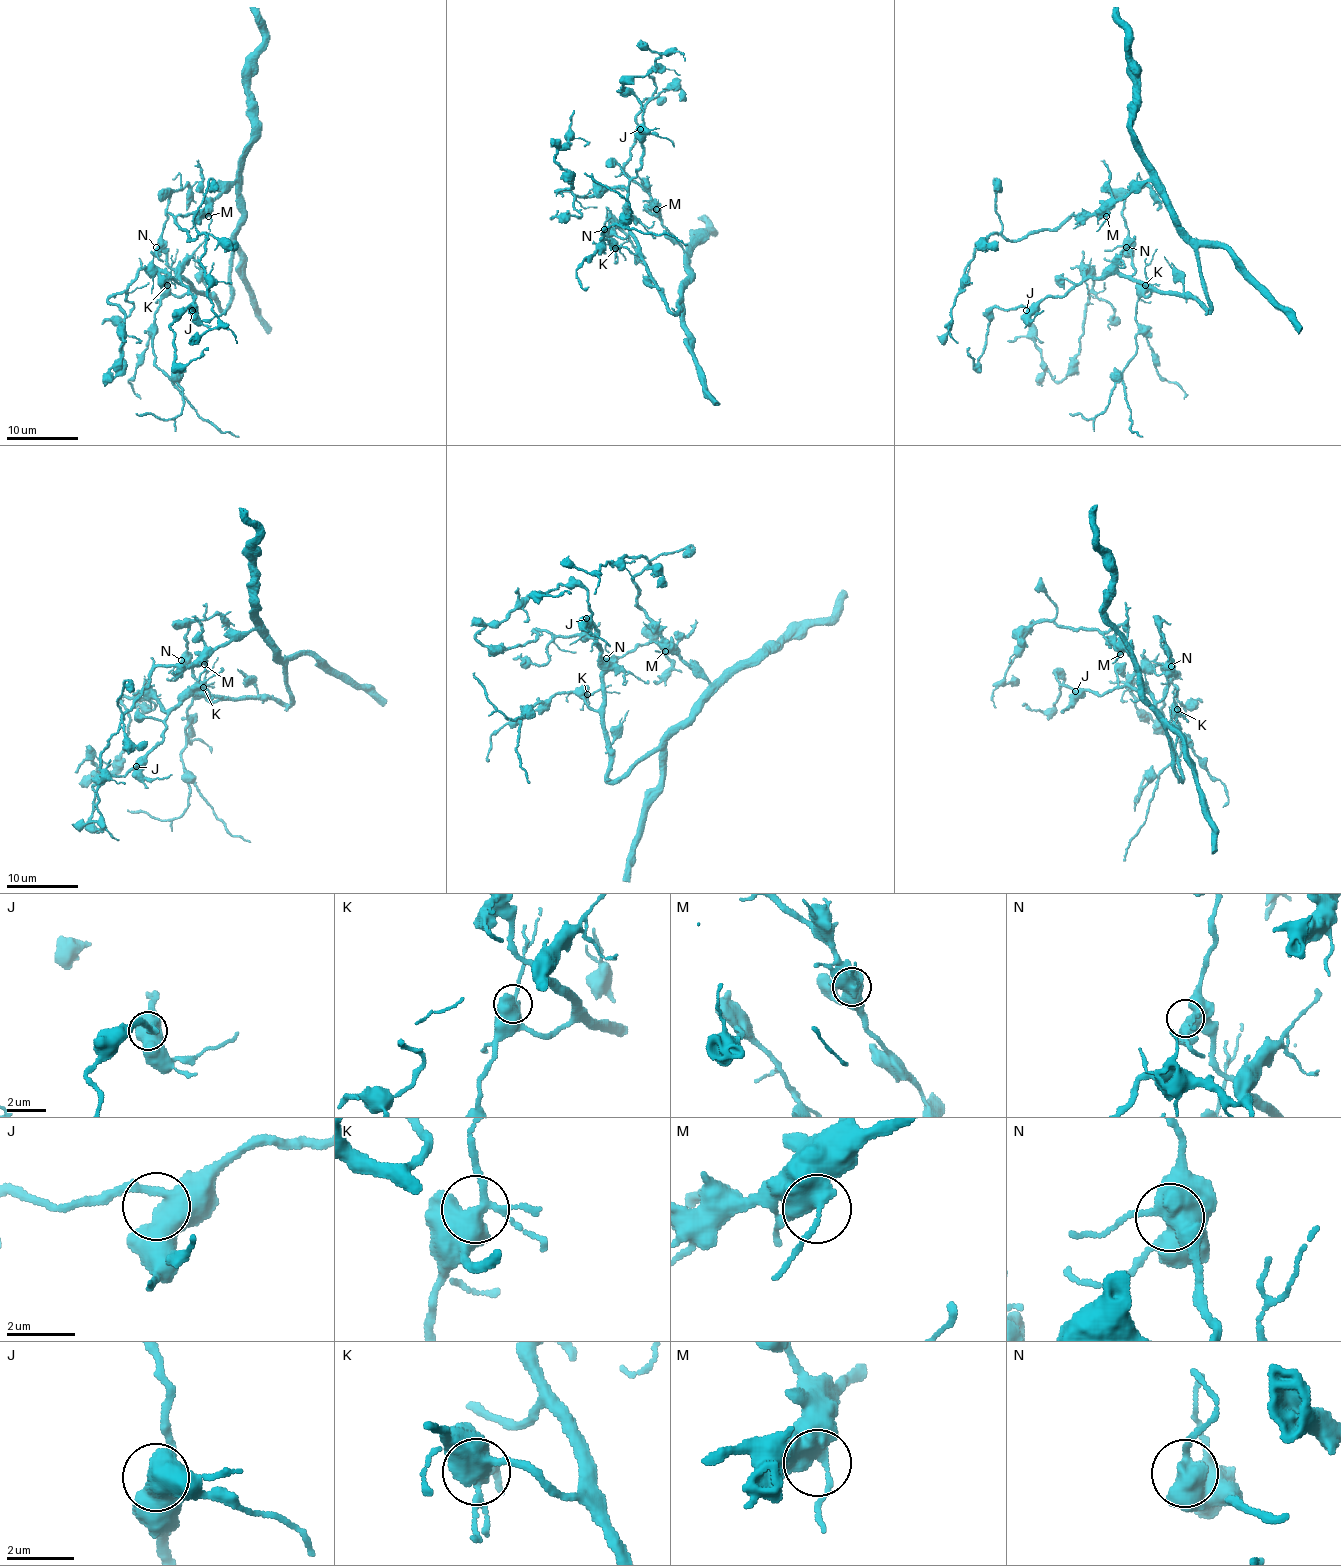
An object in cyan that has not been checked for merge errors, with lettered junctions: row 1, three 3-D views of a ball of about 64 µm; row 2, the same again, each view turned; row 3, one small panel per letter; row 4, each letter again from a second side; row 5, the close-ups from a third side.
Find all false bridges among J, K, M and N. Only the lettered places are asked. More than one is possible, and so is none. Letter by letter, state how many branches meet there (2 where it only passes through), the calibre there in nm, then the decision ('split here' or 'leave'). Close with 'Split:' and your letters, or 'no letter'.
J: 3 branches meet; 550 nm thick; leave
K: 4 branches meet; 400 nm thick; leave
M: 2 branches meet; 500 nm thick; leave
N: 3 branches meet; 460 nm thick; leave
Split: no letter

